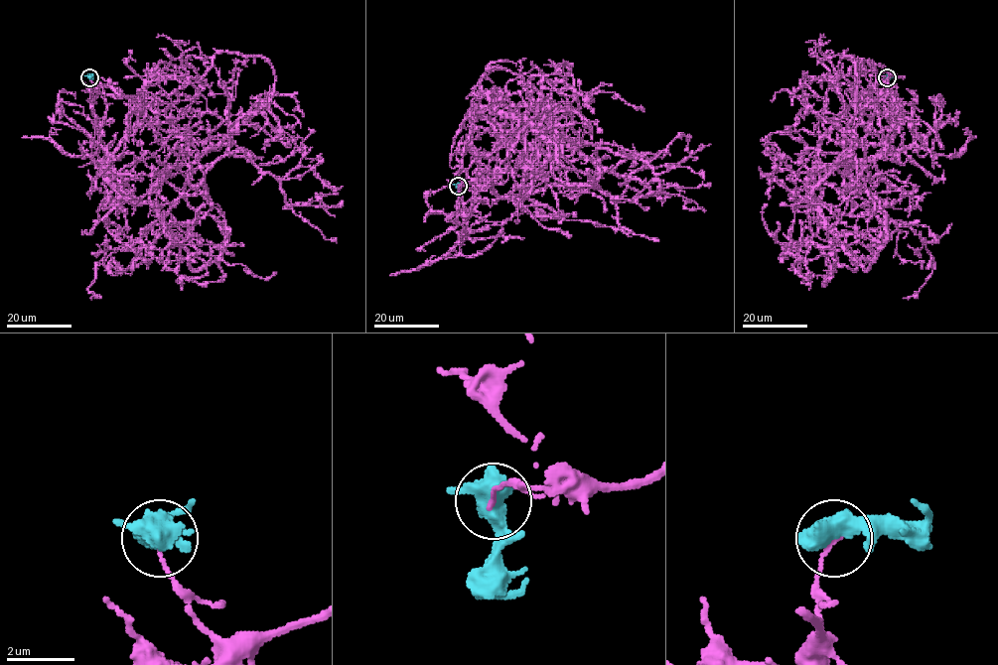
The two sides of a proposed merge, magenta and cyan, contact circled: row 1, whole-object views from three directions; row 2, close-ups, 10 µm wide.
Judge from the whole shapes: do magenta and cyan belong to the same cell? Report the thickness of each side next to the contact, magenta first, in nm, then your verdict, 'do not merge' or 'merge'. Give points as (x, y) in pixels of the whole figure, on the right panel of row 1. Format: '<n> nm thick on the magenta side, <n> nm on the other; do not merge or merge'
130 nm thick on the magenta side, 600 nm on the other; do not merge

